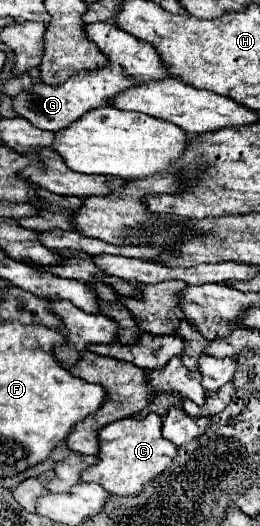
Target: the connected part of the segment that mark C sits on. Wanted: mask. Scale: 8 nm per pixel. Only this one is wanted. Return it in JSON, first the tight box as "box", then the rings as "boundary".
{"box":[80,413,176,495],"boundary":[[[148,413],[144,419],[120,419],[98,431],[100,453],[98,463],[84,469],[80,479],[94,481],[102,485],[112,495],[136,495],[144,489],[144,485],[154,479],[160,471],[166,469],[166,459],[176,457],[176,447],[168,443],[162,435],[162,417],[156,413]]]}

